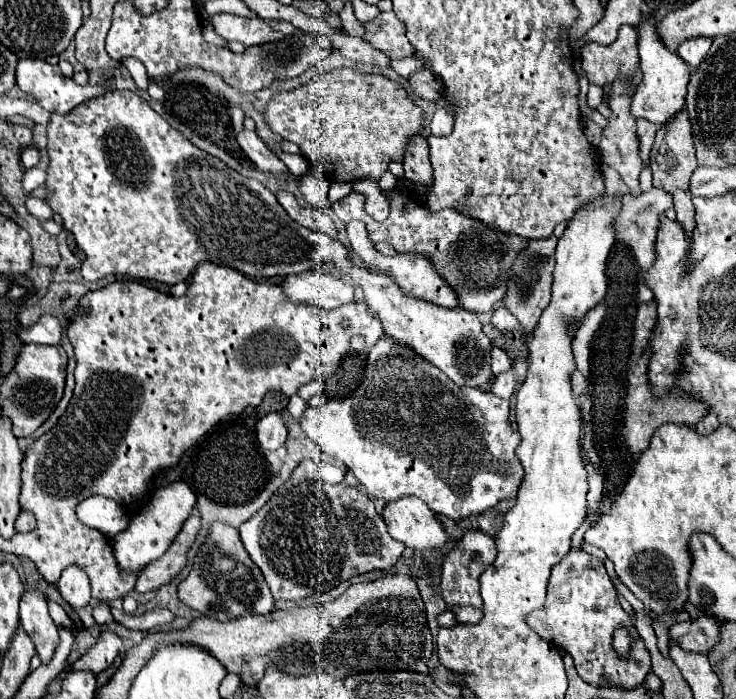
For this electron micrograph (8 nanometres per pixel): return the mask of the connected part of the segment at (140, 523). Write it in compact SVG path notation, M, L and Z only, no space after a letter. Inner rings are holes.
M173 481L157 489L149 505L143 507L143 511L131 519L129 527L117 533L113 539L113 553L115 553L117 565L121 567L121 571L137 575L145 565L159 559L173 543L175 535L179 533L181 525L185 523L193 507L195 507L195 495L187 481Z

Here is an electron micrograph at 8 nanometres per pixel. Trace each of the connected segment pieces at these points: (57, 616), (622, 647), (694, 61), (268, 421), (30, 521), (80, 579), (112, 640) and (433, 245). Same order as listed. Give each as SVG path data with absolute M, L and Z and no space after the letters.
M49 599L49 615L51 615L51 619L57 623L57 625L67 625L67 627L73 627L73 623L71 623L71 619L67 617L67 613L55 603L55 601L51 601Z
M617 629L617 631L615 631L613 647L615 647L617 653L621 653L621 655L625 655L625 651L629 651L629 633L627 633L625 629Z
M701 37L701 39L687 39L685 43L681 43L681 47L677 49L677 53L679 53L679 57L691 69L695 69L701 63L701 59L707 55L711 43L713 43L713 39L705 39L705 37Z
M267 413L257 423L257 441L263 449L275 451L281 445L285 445L285 439L287 439L287 427L279 413Z
M21 511L19 517L17 517L17 531L19 531L19 533L29 533L29 531L33 531L33 529L35 529L35 519L33 519L33 515L27 513L27 511Z
M71 565L67 567L59 581L57 581L57 587L59 587L59 593L61 597L73 605L73 607L85 607L91 599L91 589L89 589L89 579L85 575L83 569Z
M103 631L97 643L73 663L73 671L89 671L93 675L99 675L119 657L121 649L123 649L123 639L115 631Z
M395 187L383 191L391 205L391 213L383 223L377 223L365 213L365 195L351 191L341 201L333 203L331 209L341 221L359 219L367 225L371 243L389 243L397 253L409 255L425 255L441 275L449 287L453 287L459 307L465 307L473 313L487 313L493 309L495 303L503 301L505 297L505 281L513 267L515 255L519 255L529 239L521 239L519 235L505 235L503 231L489 231L489 227L481 227L477 219L469 219L461 215L461 211L441 209L437 213L429 211L425 203L413 189Z

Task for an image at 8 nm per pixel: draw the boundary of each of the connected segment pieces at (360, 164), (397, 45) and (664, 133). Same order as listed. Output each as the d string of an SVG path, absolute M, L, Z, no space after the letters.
M335 69L331 73L315 75L297 91L273 95L265 109L265 119L273 133L301 147L303 155L315 165L321 177L327 177L329 181L355 181L363 177L379 179L387 171L389 161L401 161L409 137L421 131L423 113L397 83L381 75L361 75L353 69Z
M393 11L380 12L373 21L361 23L365 27L363 41L383 51L389 59L402 59L413 55L413 45L405 35L405 25Z
M685 109L673 115L673 119L665 123L665 127L657 129L657 137L651 151L651 169L653 169L653 187L661 187L673 197L677 223L681 223L685 231L693 231L693 203L689 191L689 177L697 169L697 159L695 159L695 145L691 139L691 125Z

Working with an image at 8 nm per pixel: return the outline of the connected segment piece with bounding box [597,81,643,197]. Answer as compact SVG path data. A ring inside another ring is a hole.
M617 81L617 83L613 83L611 103L609 103L613 115L611 115L611 119L609 119L609 127L603 129L603 137L601 137L601 143L599 143L597 151L599 151L601 161L613 165L613 167L621 173L621 177L623 177L625 185L629 187L631 195L637 197L637 195L643 193L641 187L639 187L639 173L641 173L641 169L643 169L643 161L641 161L639 151L637 151L637 139L635 139L635 129L637 129L637 127L635 127L635 117L631 117L631 113L629 113L631 93L633 93L633 91L631 91L627 85L629 85L629 81Z

